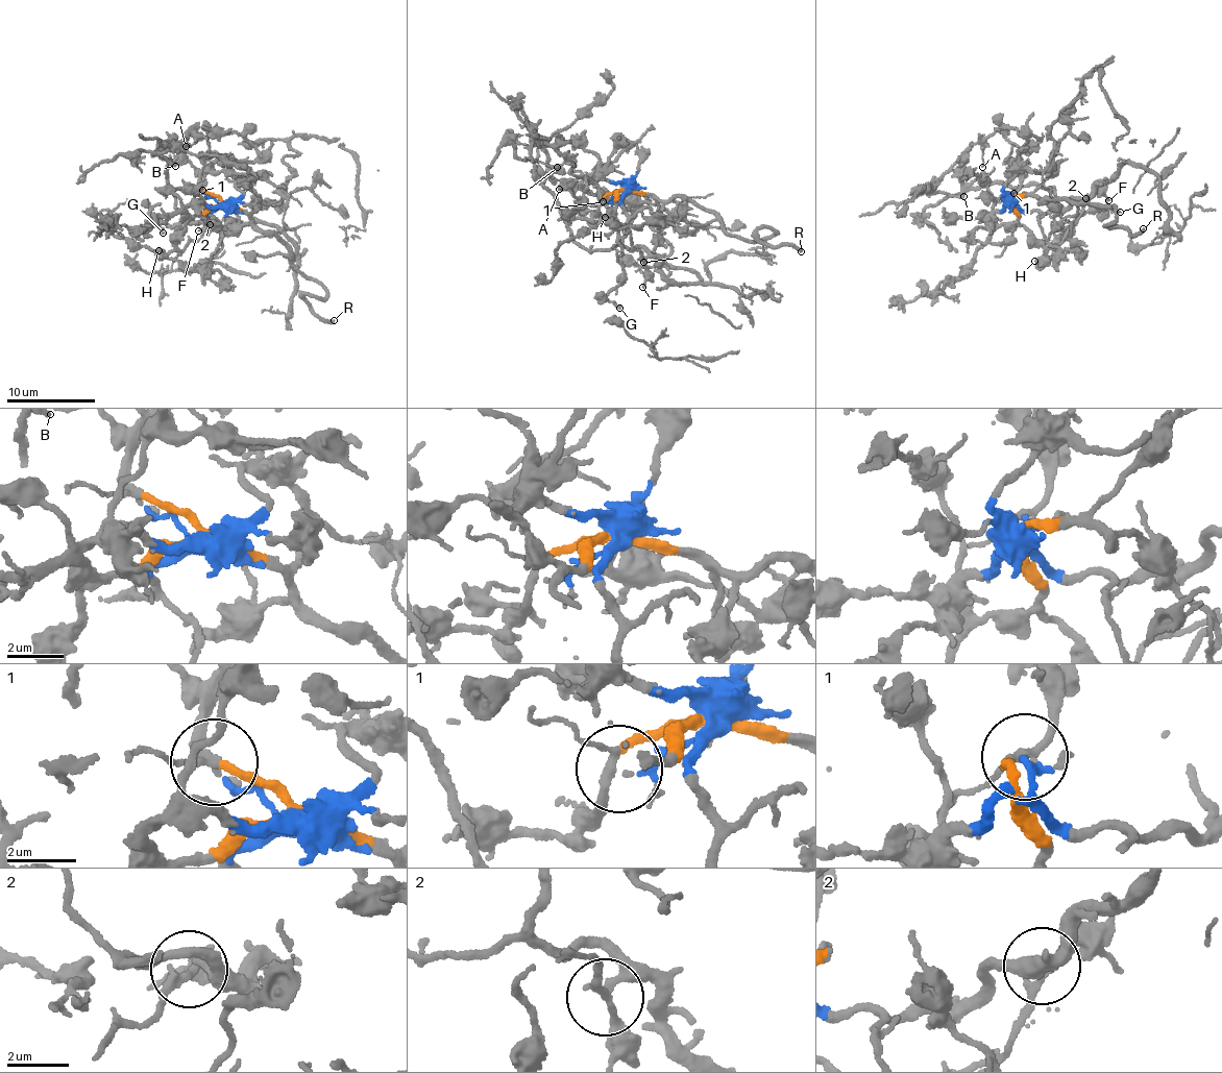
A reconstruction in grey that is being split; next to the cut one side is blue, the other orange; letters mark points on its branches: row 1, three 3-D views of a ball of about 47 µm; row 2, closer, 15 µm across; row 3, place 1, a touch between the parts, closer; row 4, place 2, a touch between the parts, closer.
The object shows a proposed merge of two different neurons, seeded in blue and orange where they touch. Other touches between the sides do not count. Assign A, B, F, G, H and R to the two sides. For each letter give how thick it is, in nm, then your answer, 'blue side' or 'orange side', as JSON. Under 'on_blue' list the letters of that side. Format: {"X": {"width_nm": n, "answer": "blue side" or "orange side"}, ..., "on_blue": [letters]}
{"A": {"width_nm": 110, "answer": "orange side"}, "B": {"width_nm": 180, "answer": "blue side"}, "F": {"width_nm": 140, "answer": "orange side"}, "G": {"width_nm": 180, "answer": "orange side"}, "H": {"width_nm": 500, "answer": "orange side"}, "R": {"width_nm": 280, "answer": "orange side"}, "on_blue": ["B"]}

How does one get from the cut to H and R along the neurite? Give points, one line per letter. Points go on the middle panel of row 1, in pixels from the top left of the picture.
H: (626, 190), (607, 205), (618, 222), (616, 225), (604, 216)
R: (626, 190), (693, 202), (730, 235), (756, 241), (775, 232), (761, 226), (756, 235), (763, 241), (802, 250)

